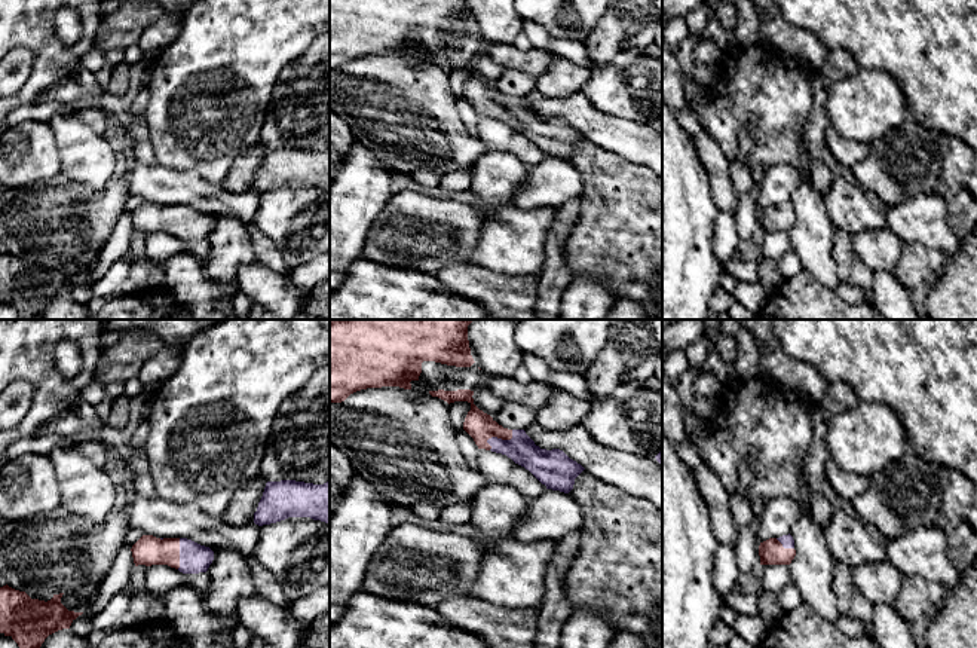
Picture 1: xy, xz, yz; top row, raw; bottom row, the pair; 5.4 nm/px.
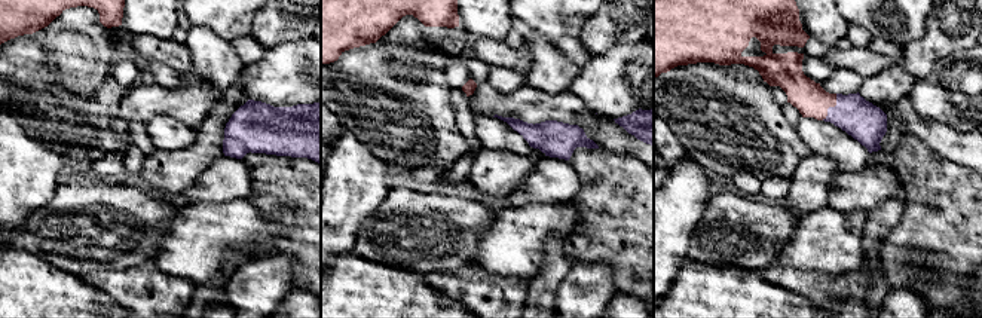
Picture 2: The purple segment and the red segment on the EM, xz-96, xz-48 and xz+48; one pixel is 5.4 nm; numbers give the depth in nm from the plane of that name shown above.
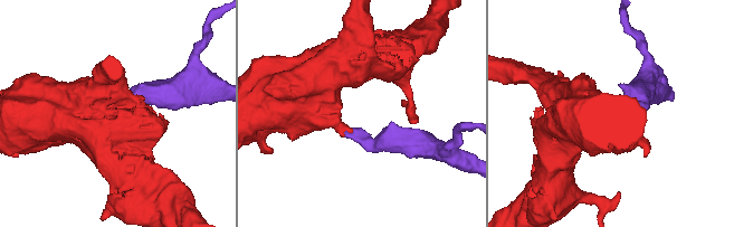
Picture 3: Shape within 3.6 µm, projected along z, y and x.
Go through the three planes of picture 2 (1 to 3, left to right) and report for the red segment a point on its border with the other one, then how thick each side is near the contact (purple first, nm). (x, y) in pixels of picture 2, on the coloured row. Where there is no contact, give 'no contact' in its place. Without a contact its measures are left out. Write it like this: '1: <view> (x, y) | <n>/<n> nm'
1: no contact
2: no contact
3: xz+48 (831, 107) | 220/180 nm

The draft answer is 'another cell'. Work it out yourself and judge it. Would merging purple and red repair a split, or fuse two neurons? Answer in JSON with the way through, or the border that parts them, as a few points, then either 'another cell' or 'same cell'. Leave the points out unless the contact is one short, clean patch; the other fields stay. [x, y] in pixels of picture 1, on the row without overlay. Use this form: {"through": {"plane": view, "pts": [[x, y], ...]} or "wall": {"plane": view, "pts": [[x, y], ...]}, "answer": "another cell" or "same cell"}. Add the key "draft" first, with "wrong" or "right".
{"draft": "wrong", "through": {"plane": "xz", "pts": [[521, 116], [515, 110], [498, 106], [480, 92]]}, "answer": "same cell"}

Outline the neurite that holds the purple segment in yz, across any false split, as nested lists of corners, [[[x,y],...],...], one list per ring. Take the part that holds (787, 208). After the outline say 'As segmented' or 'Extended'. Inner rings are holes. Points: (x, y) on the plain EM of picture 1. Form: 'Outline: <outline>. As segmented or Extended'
Outline: [[[793,204],[769,205],[759,213],[760,232],[790,232],[796,223]]]. Extended

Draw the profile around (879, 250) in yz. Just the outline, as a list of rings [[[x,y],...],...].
[[[886,227],[852,233],[854,251],[872,272],[894,273],[901,244]]]

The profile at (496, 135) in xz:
[[[478,117],[478,138],[488,150],[508,152],[530,166],[536,166],[546,158],[546,153],[529,137],[515,131],[506,122],[491,117]]]

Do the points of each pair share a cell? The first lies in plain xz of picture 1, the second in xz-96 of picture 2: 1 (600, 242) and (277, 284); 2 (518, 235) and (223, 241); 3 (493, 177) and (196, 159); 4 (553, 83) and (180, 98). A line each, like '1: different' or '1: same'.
1: different
2: same
3: same
4: different

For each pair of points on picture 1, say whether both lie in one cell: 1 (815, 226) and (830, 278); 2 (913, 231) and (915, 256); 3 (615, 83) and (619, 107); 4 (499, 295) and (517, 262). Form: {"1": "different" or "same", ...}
{"1": "same", "2": "different", "3": "same", "4": "different"}

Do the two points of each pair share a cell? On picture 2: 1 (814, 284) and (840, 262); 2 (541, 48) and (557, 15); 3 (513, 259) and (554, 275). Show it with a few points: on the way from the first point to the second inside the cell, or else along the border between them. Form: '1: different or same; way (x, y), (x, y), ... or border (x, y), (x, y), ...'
1: different; border (792, 266), (831, 274), (862, 272)
2: different; border (535, 30), (551, 40)
3: different; border (553, 237), (545, 244), (540, 271), (529, 281)

